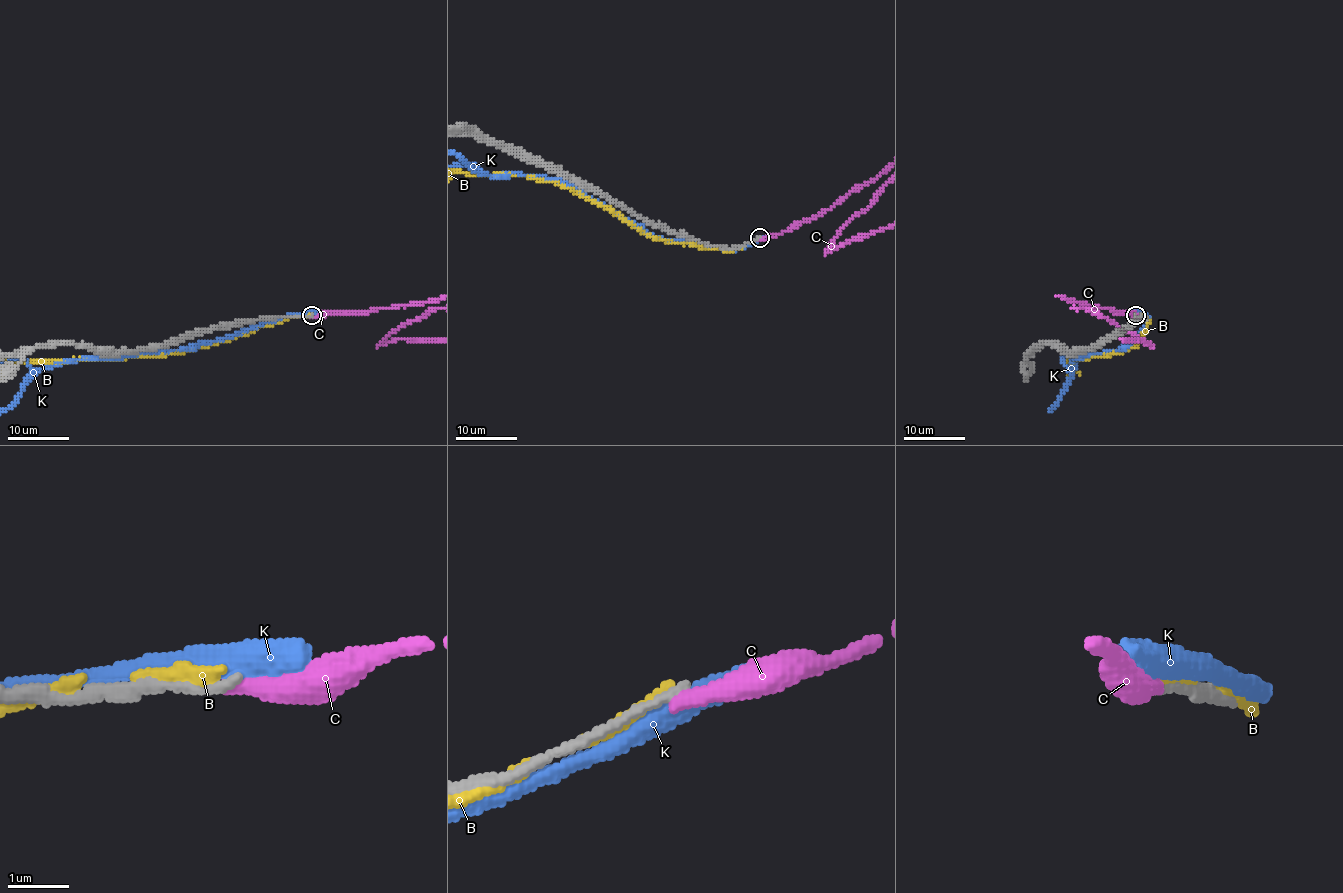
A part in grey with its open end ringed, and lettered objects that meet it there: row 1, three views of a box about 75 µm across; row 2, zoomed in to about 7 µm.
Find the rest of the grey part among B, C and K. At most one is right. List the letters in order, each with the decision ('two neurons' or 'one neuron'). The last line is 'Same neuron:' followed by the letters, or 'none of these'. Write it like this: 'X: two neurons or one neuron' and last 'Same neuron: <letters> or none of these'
B: two neurons
C: two neurons
K: two neurons
Same neuron: none of these

